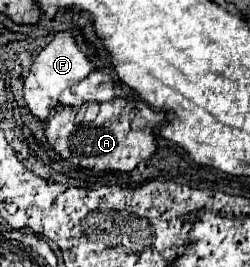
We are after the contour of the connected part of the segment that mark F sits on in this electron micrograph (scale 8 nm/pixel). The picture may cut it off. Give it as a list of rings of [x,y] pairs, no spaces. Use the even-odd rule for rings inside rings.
[[[58,32],[54,34],[54,40],[36,56],[34,64],[30,66],[30,72],[24,80],[24,100],[26,100],[26,108],[28,112],[36,118],[36,120],[44,120],[44,116],[48,116],[50,106],[58,104],[58,96],[64,88],[78,84],[80,80],[84,80],[90,72],[94,70],[94,64],[78,50],[74,38],[70,32]]]

